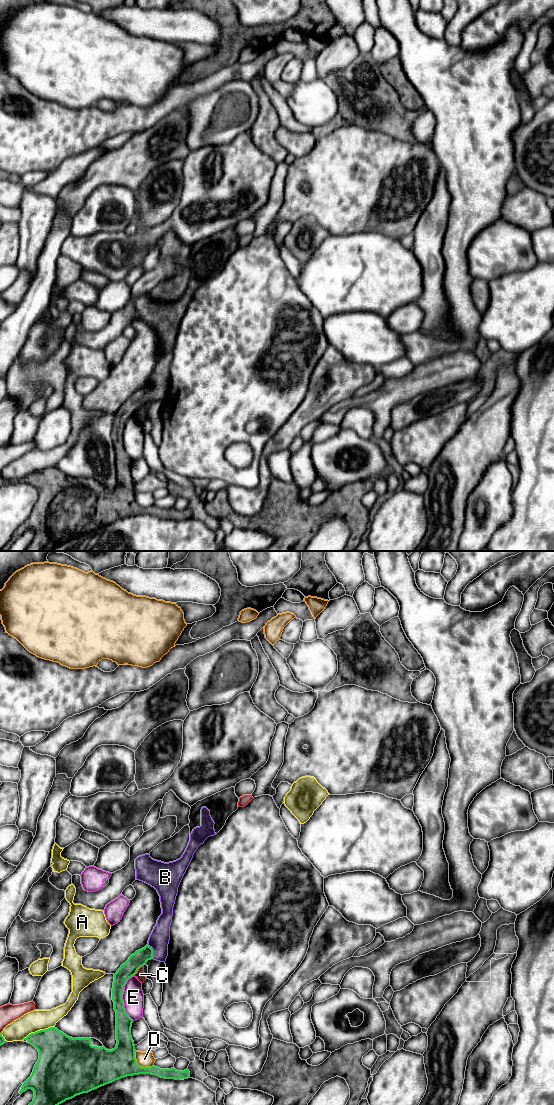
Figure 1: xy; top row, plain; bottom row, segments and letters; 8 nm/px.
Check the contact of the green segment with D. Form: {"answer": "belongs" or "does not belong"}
{"answer": "does not belong"}

